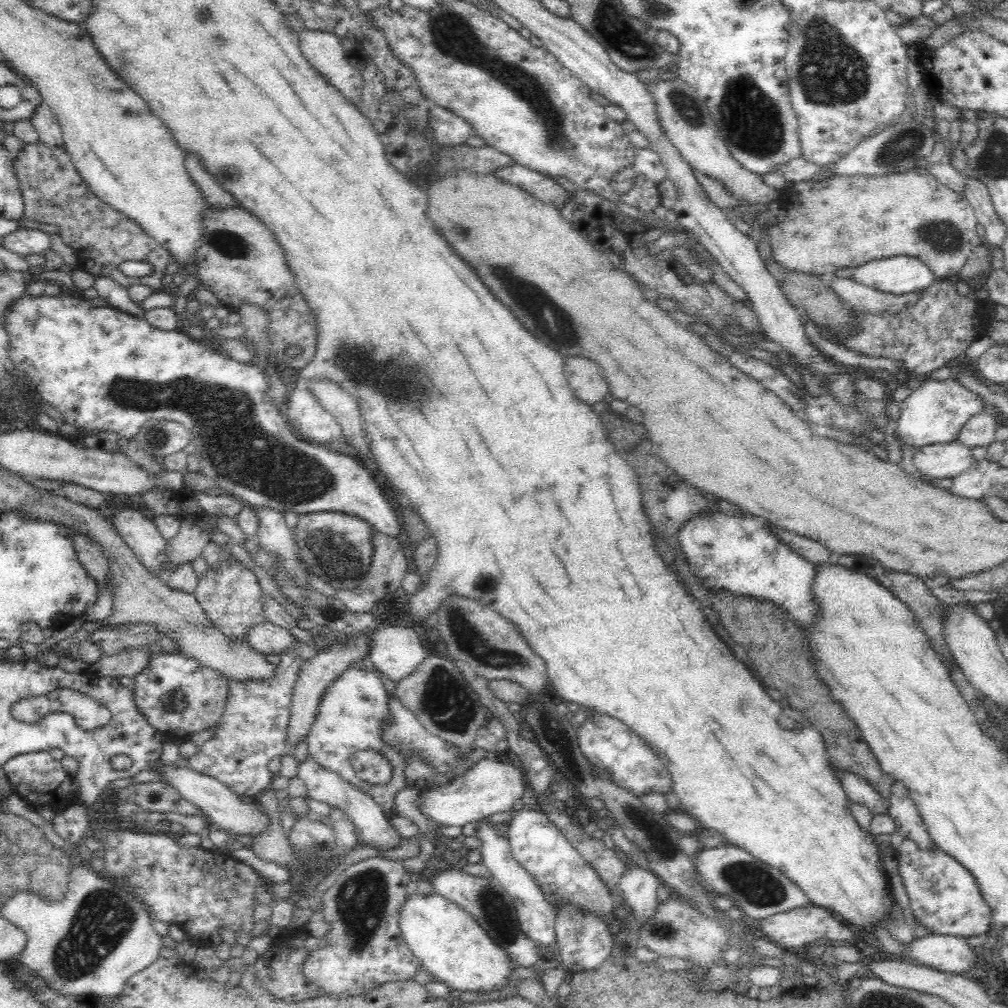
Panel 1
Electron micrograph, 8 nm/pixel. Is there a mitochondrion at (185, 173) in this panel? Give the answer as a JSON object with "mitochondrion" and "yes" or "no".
{"mitochondrion":"no"}

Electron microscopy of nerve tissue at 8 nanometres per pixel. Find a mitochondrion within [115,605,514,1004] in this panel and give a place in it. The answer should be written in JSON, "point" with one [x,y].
{"point":[360,903]}

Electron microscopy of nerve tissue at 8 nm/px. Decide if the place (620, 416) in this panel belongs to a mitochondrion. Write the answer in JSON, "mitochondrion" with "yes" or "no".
{"mitochondrion":"no"}

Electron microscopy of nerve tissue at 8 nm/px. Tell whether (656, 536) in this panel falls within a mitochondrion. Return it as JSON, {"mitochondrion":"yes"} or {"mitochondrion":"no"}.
{"mitochondrion":"no"}

